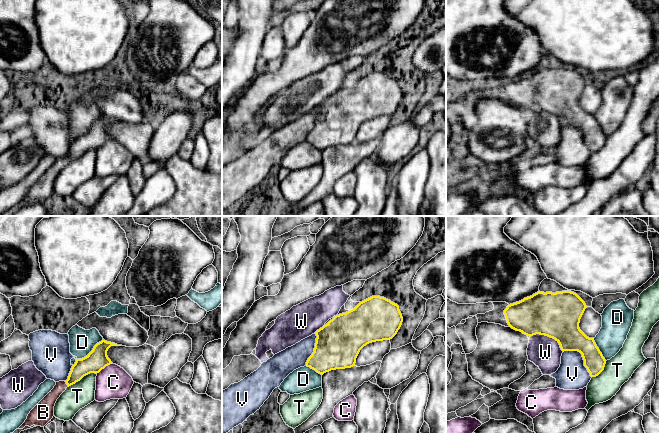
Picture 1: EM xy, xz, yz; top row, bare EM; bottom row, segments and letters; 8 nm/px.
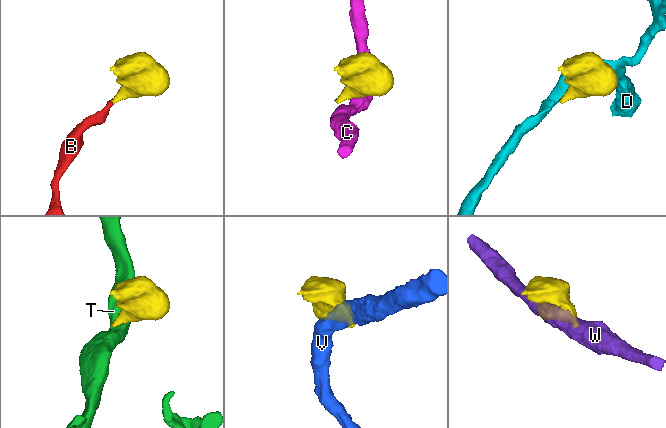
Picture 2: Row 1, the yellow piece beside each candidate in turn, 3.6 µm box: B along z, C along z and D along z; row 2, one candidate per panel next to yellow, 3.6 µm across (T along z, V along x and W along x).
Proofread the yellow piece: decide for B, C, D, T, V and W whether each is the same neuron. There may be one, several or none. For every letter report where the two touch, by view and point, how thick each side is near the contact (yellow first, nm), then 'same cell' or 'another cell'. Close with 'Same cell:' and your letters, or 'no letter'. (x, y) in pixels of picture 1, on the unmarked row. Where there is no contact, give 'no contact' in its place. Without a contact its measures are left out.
B: contact xy (66, 159); calibres 140 and 130 nm; same cell
C: contact xy (104, 143); calibres 170 and 280 nm; another cell
D: contact xy (88, 130); calibres 170 and 200 nm; another cell
T: contact xy (82, 153); calibres 170 and 200 nm; another cell
V: contact yz (582, 132); calibres 220 and 240 nm; another cell
W: contact yz (548, 112); calibres 360 and 260 nm; another cell
Same cell: B

